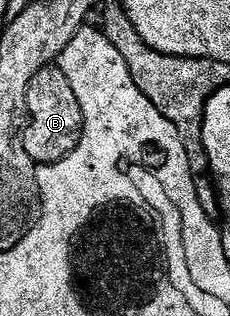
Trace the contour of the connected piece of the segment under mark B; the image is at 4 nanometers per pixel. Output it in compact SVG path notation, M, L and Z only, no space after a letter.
M57 64L41 68L41 72L37 72L33 76L27 89L27 119L21 131L25 152L29 152L29 156L37 164L56 162L75 150L75 145L79 142L82 131L81 104L77 104L77 95L73 92L73 84L69 84L69 76L65 76L65 72Z

